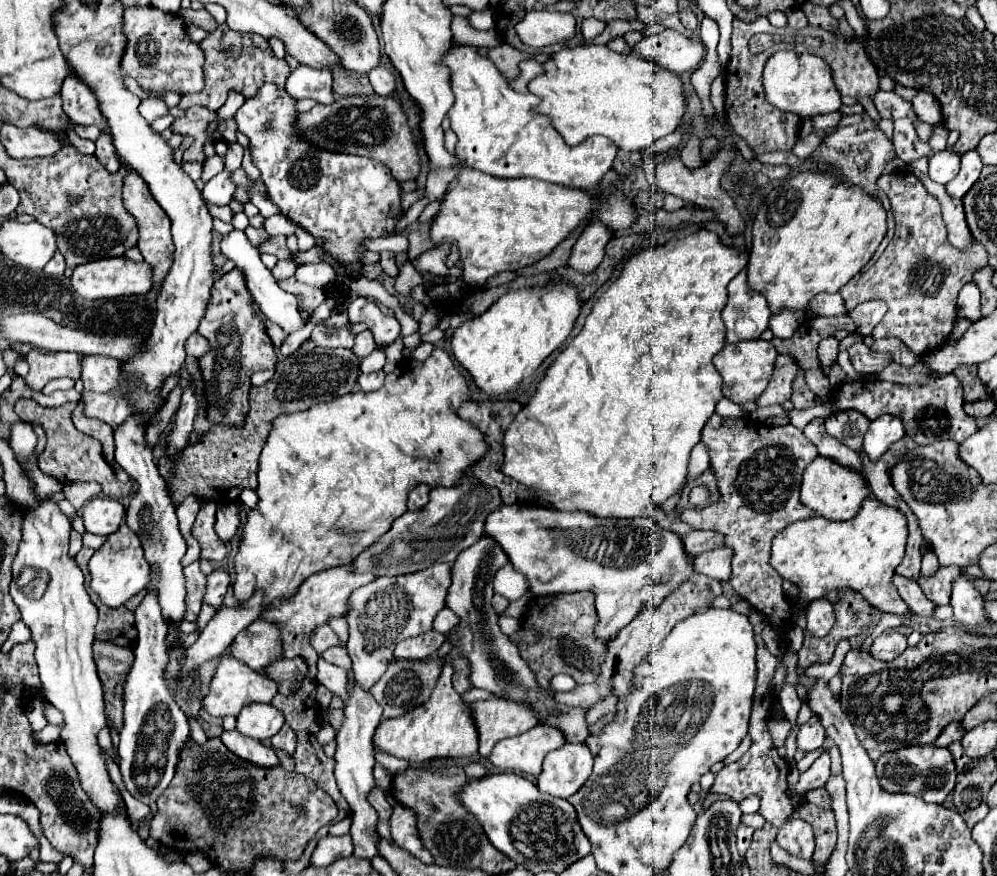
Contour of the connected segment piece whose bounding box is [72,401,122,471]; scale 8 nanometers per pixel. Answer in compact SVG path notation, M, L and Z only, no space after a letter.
M80 401L72 413L72 421L75 427L83 433L98 439L102 444L104 458L116 471L120 471L122 467L118 467L118 463L114 461L115 441L113 430L110 425L97 419L87 418L84 415L84 403Z

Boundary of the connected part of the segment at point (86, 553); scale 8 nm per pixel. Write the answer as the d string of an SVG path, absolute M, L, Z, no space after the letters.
M83 547L75 556L75 561L77 562L78 566L80 567L80 569L85 575L86 584L90 582L90 575L87 566L94 552L95 551L93 549Z

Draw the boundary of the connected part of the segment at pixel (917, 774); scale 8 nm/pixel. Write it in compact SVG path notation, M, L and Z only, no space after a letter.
M914 745L892 753L884 753L876 761L876 773L884 789L890 793L914 793L928 803L944 803L956 783L956 767L950 751L936 745Z

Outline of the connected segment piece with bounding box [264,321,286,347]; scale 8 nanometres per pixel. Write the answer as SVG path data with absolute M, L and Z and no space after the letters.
M264 321L264 323L266 323L266 331L268 331L274 347L280 347L280 343L286 339L286 333L284 333L278 325L274 325L274 323L270 323L270 321Z

